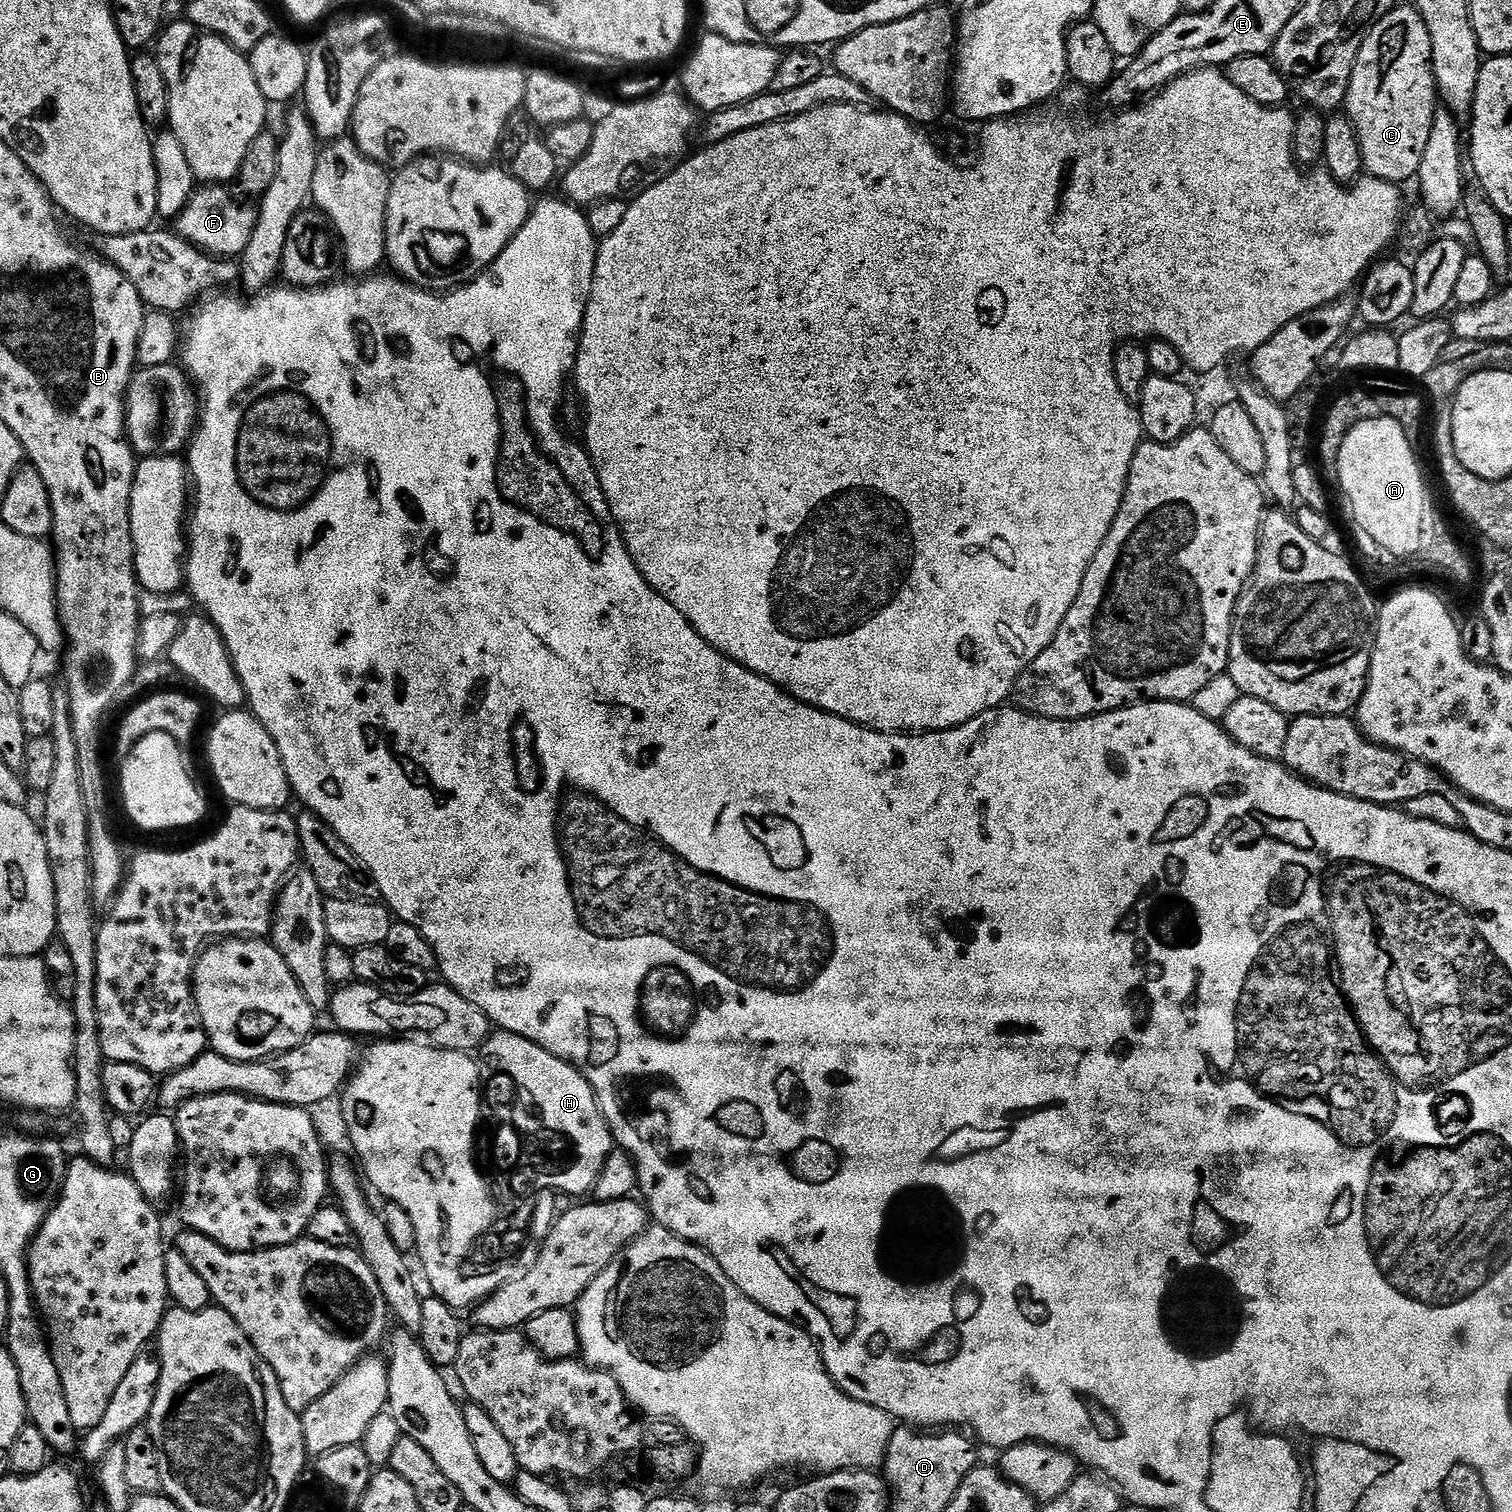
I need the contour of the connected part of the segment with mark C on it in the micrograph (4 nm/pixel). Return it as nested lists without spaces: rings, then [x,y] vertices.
[[[1404,2],[1399,8],[1387,12],[1365,32],[1342,105],[1362,146],[1364,172],[1397,186],[1403,185],[1403,180],[1411,181],[1422,166],[1422,153],[1426,151],[1426,141],[1430,138],[1430,126],[1434,126],[1437,107],[1430,30],[1426,30],[1426,22],[1420,11],[1411,3]]]

